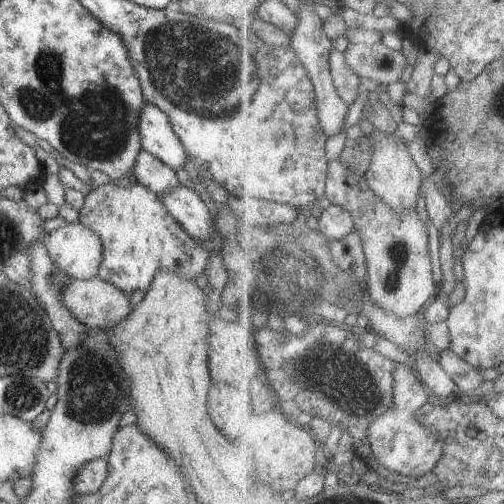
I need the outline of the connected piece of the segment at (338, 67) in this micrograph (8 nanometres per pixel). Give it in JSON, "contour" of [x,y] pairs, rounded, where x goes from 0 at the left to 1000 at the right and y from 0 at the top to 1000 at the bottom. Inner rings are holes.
{"contour":[[[667,95],[657,103],[659,151],[663,167],[671,171],[675,187],[683,192],[683,202],[702,206],[712,192],[720,192],[720,173],[714,169],[716,151],[690,127],[685,103]]]}

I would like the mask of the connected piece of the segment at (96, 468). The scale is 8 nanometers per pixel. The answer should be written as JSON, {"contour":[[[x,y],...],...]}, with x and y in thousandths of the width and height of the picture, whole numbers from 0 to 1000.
{"contour":[[[194,907],[169,917],[155,933],[149,933],[143,946],[145,976],[155,982],[192,978],[206,960],[212,937],[212,907]]]}

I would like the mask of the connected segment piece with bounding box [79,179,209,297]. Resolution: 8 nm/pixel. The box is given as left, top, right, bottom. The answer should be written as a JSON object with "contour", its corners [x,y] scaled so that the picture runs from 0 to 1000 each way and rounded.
{"contour":[[[264,355],[250,361],[218,359],[179,377],[169,387],[167,409],[157,417],[157,440],[173,448],[202,482],[202,520],[192,550],[206,560],[224,563],[252,585],[276,589],[292,579],[298,562],[315,536],[345,542],[353,548],[389,558],[409,536],[415,500],[405,496],[393,476],[385,476],[329,417],[315,389],[294,371]]]}

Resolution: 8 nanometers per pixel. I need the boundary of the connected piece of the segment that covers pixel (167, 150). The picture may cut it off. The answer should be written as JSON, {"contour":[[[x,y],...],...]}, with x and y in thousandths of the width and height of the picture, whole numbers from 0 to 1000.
{"contour":[[[286,204],[276,226],[274,262],[282,296],[345,337],[365,331],[369,300],[327,222],[304,206]]]}

